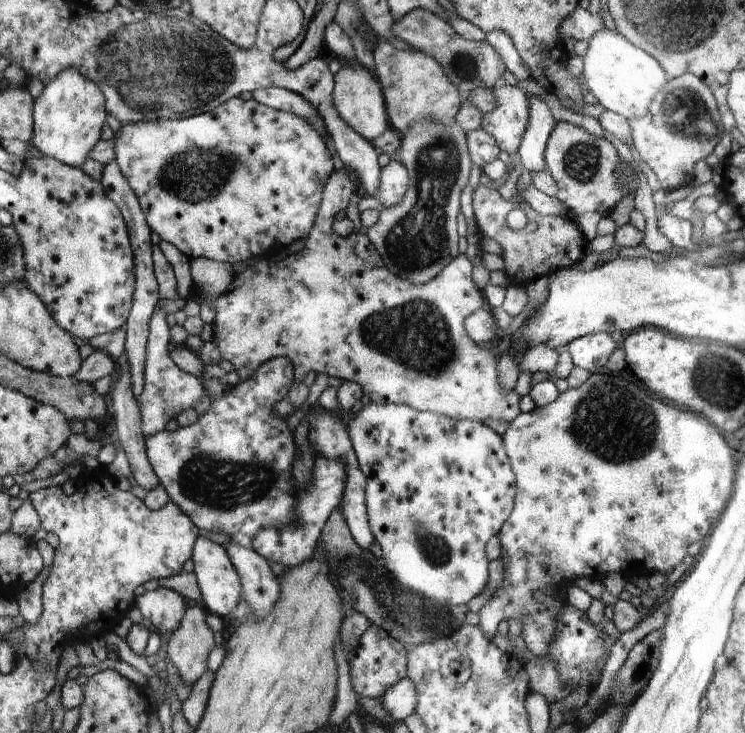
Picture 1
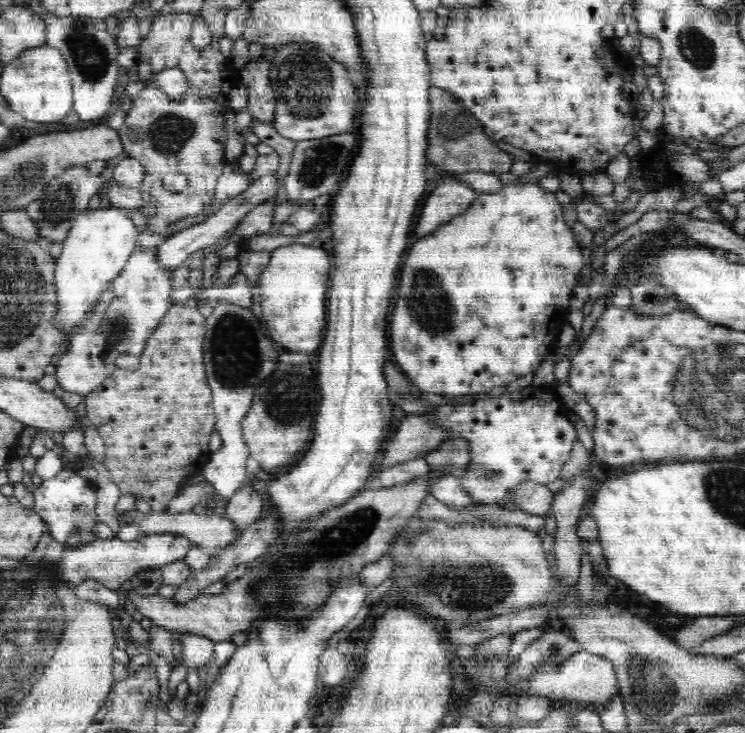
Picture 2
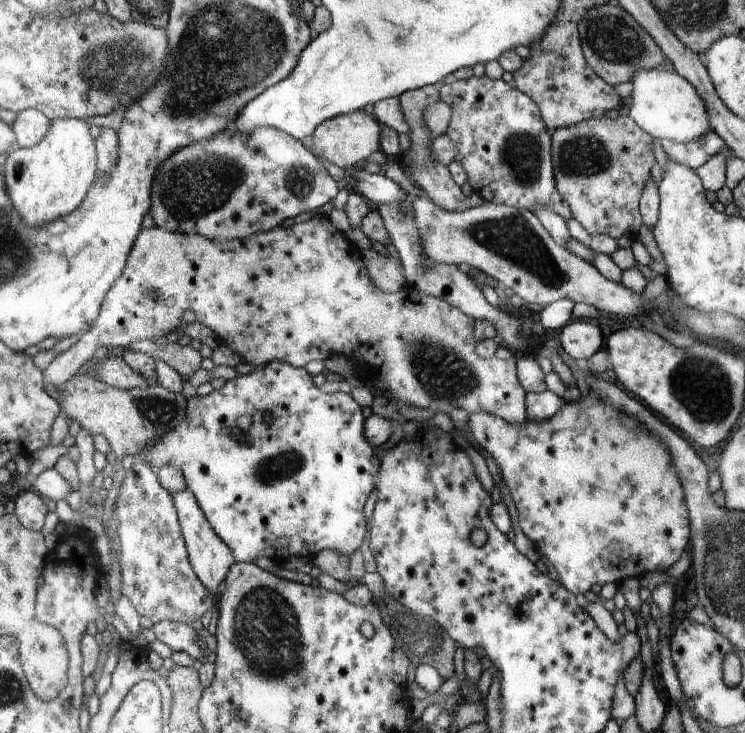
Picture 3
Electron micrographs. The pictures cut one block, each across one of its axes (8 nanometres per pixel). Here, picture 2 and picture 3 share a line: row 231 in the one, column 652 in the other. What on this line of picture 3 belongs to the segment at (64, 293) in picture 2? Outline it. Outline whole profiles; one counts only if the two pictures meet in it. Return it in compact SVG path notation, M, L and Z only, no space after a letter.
M662 66L653 70L639 71L632 83L632 105L628 115L648 135L676 143L695 142L713 132L709 122L708 107L688 79L676 72L668 72Z

